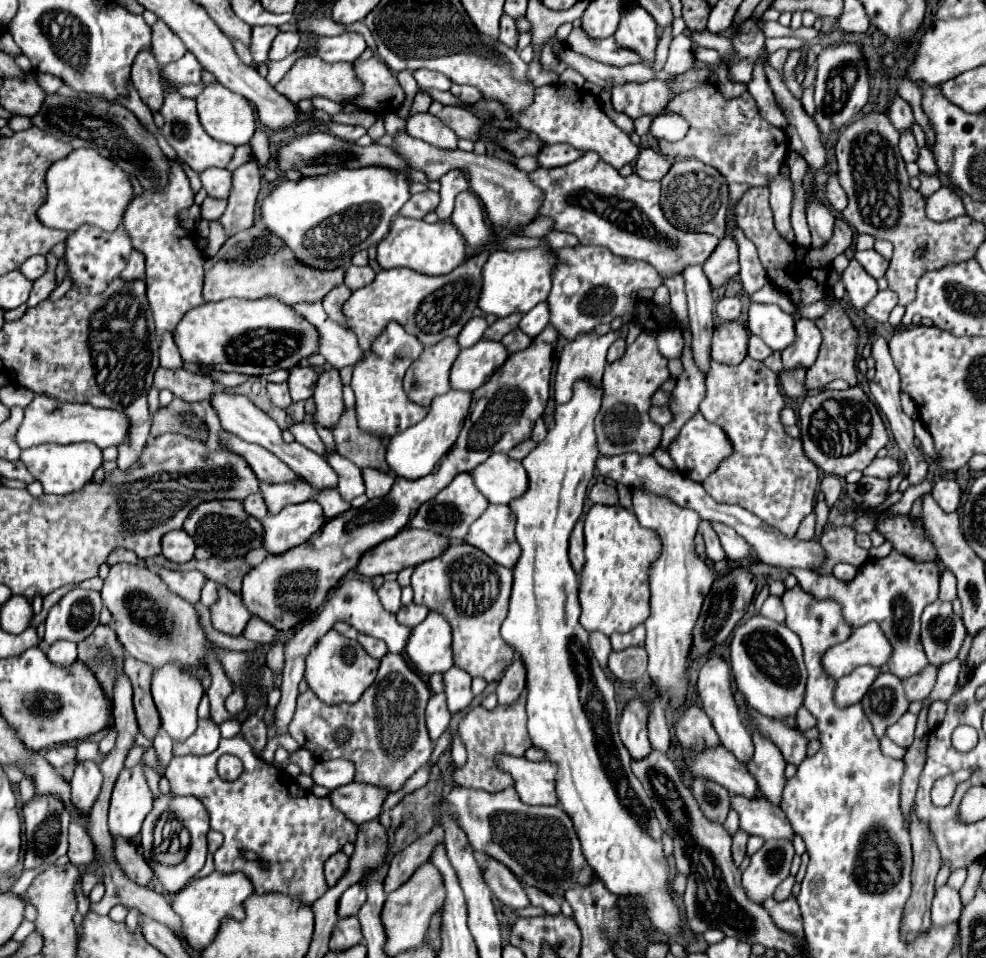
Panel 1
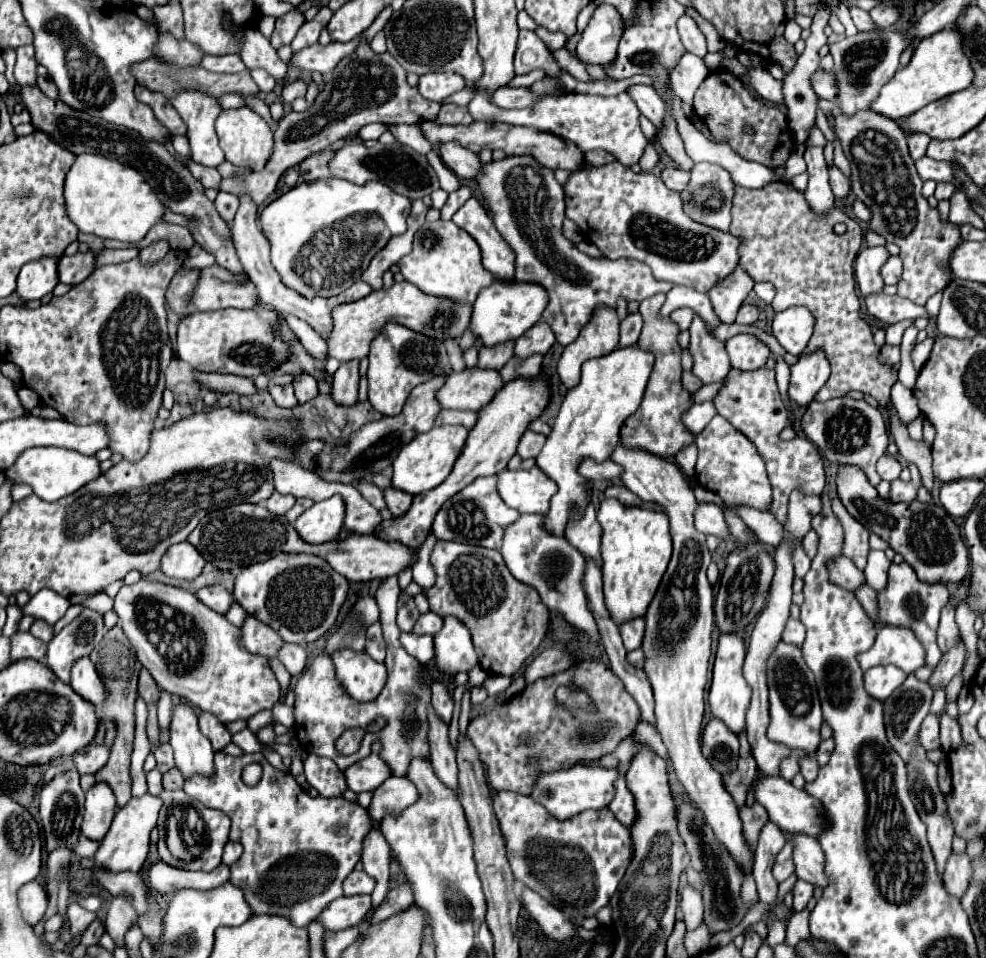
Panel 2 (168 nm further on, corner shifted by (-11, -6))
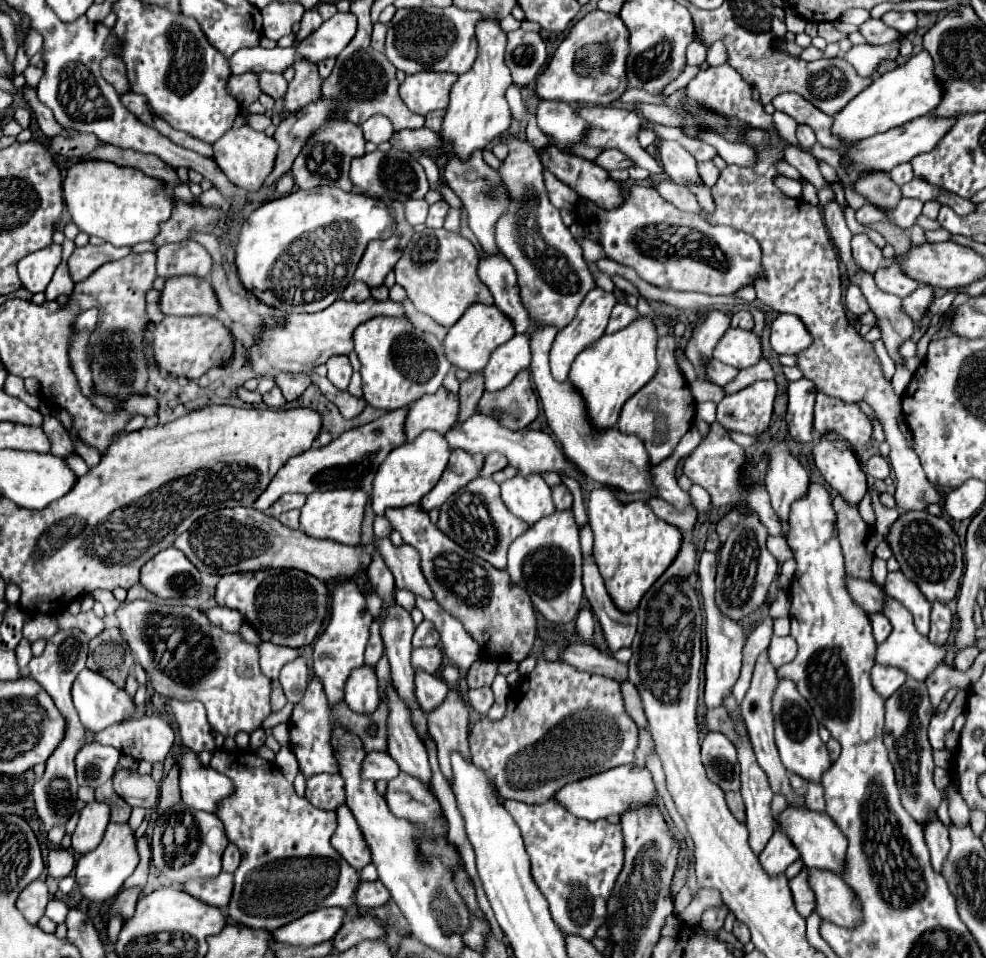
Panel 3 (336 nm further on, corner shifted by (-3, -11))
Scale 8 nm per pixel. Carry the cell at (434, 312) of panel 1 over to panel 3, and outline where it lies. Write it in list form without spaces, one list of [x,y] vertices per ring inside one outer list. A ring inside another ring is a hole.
[[[339,299],[339,303],[333,303],[331,307],[327,307],[327,311],[319,311],[313,315],[293,313],[285,319],[283,325],[277,325],[273,319],[265,319],[265,325],[261,327],[253,345],[245,349],[245,359],[249,367],[263,377],[273,377],[277,373],[309,373],[315,365],[327,363],[331,355],[349,355],[353,351],[353,331],[357,329],[357,325],[377,315],[399,317],[403,315],[403,305],[391,299],[367,299],[361,303],[349,303]]]

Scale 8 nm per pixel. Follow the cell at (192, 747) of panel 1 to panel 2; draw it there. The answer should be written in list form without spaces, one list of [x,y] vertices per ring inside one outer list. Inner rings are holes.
[[[201,712],[201,714],[199,714],[199,728],[201,728],[201,732],[211,740],[215,752],[223,750],[223,748],[231,742],[229,730],[227,730],[213,714]]]

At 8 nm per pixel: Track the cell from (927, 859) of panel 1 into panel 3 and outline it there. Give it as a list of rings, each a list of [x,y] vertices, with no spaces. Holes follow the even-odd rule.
[[[909,677],[903,687],[885,701],[885,711],[885,747],[889,751],[889,761],[895,767],[901,803],[915,821],[923,823],[923,819],[927,819],[927,811],[937,811],[941,795],[941,791],[933,785],[933,747],[927,739],[933,705],[929,703],[925,683]]]

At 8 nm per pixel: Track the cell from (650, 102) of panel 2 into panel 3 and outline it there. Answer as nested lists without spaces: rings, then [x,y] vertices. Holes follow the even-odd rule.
[[[661,141],[659,149],[663,169],[673,183],[683,187],[703,185],[697,171],[697,161],[685,147],[681,147],[677,141]]]

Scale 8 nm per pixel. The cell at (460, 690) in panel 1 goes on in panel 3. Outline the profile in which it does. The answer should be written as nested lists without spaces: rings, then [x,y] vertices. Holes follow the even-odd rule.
[[[481,687],[481,689],[469,689],[469,705],[481,713],[481,715],[487,715],[487,711],[491,709],[495,701],[495,695],[491,691],[491,687]]]

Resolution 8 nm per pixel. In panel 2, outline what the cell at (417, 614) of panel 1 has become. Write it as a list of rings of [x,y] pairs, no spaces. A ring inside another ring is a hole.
[[[427,612],[427,614],[421,614],[419,620],[415,622],[415,628],[413,632],[415,634],[435,634],[439,632],[443,626],[443,618],[435,612]]]

